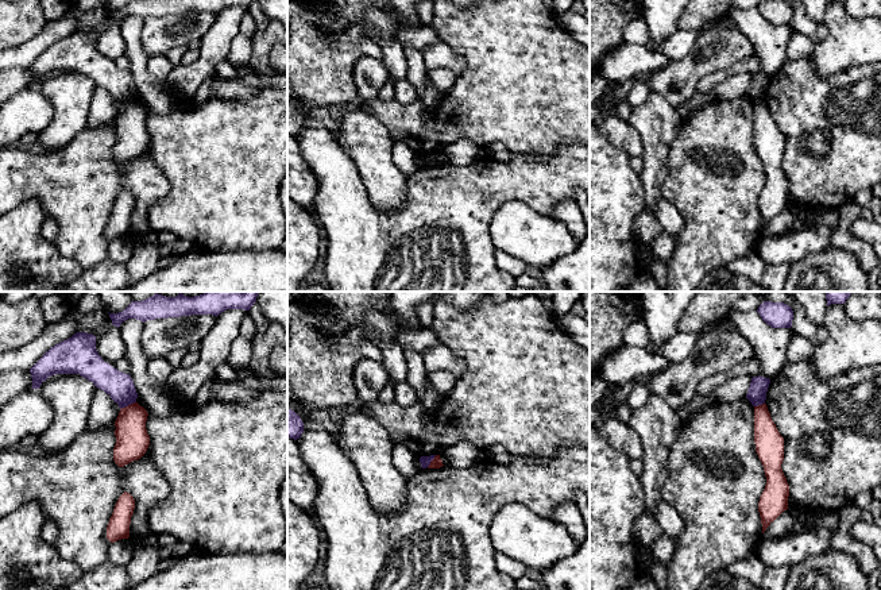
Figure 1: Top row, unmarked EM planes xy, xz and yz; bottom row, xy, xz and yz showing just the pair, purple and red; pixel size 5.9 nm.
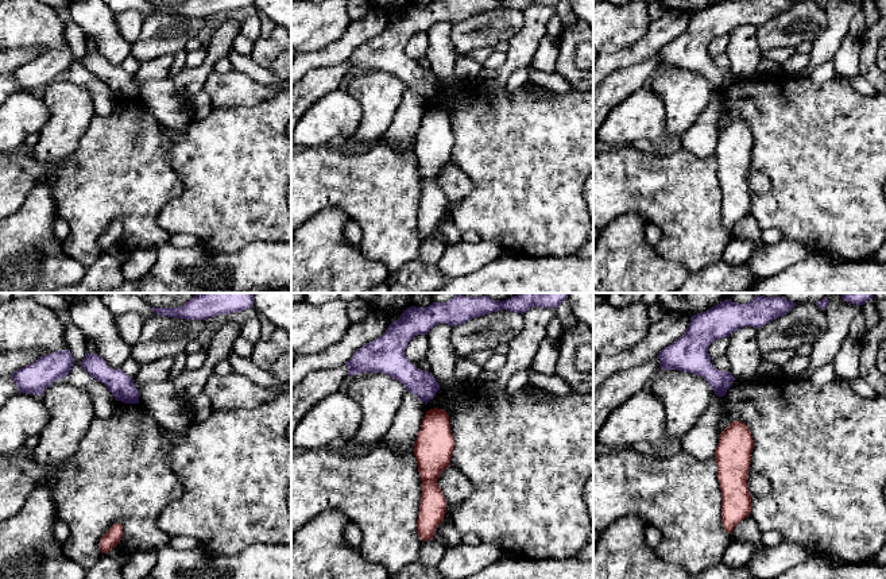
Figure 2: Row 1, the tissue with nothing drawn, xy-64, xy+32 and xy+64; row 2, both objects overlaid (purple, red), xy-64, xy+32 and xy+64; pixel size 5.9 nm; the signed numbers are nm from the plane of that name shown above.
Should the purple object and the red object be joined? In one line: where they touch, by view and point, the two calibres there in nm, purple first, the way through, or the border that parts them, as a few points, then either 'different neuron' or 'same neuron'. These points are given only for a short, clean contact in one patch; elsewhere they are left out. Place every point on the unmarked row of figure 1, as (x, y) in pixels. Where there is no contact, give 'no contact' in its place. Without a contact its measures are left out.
contact xy (127, 103); calibres 160 and 200 nm; border xy (135, 99), (120, 107); different neuron

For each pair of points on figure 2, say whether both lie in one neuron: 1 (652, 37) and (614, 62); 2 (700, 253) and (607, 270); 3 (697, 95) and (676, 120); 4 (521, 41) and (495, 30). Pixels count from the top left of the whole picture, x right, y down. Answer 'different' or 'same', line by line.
1: same
2: different
3: same
4: different

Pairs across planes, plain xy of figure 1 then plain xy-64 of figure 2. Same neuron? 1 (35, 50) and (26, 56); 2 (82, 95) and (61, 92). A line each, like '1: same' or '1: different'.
1: same
2: same

